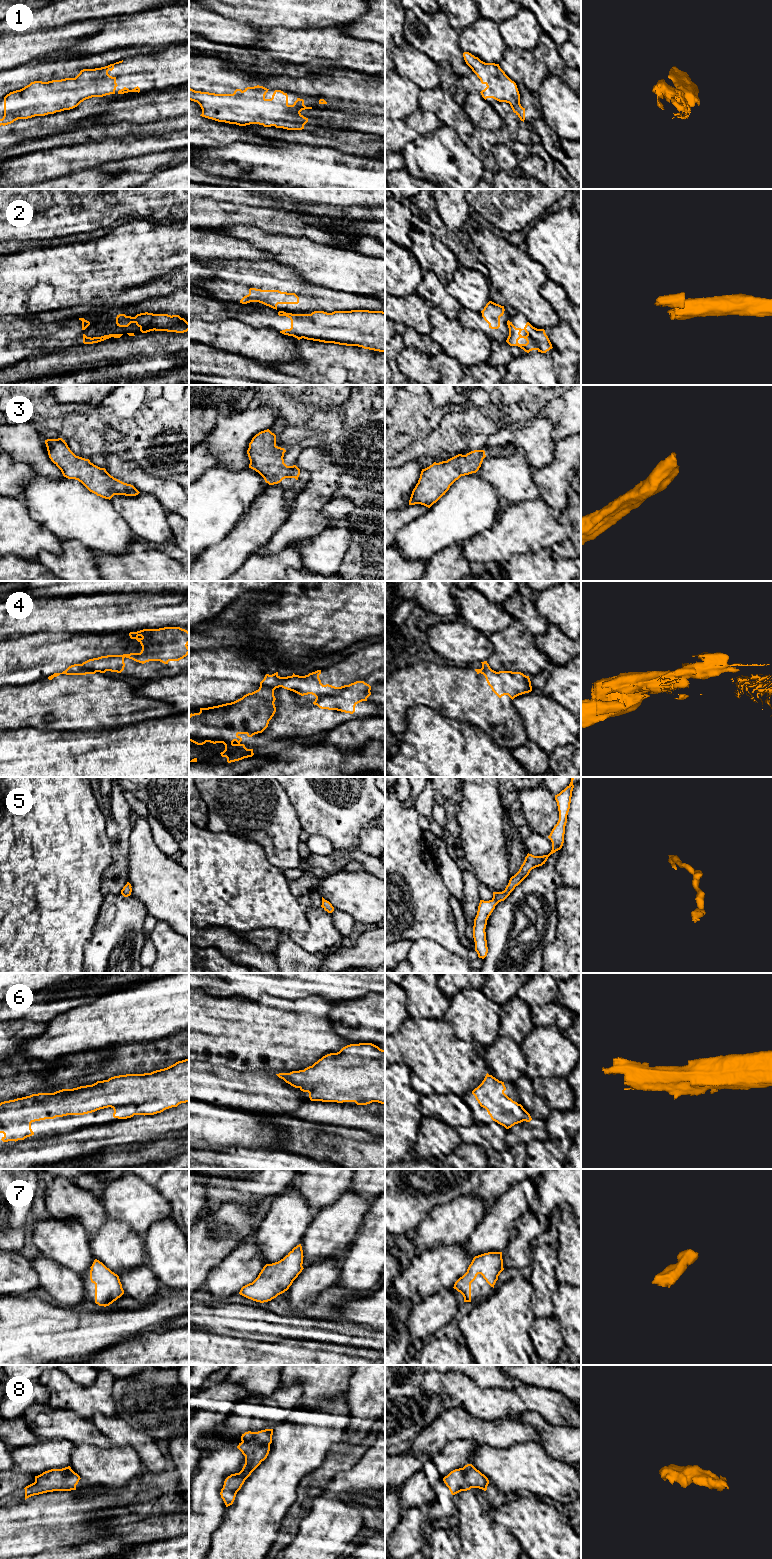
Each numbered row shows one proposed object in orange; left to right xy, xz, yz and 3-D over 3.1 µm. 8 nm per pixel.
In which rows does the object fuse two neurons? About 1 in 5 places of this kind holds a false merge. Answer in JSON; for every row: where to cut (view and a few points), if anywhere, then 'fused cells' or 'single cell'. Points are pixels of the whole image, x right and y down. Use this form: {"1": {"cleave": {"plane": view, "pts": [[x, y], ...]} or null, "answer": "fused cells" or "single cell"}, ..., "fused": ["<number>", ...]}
{"1": {"cleave": null, "answer": "single cell"}, "2": {"cleave": {"plane": "xy", "pts": [[82, 321], [88, 322]]}, "answer": "fused cells"}, "3": {"cleave": null, "answer": "single cell"}, "4": {"cleave": {"plane": "xz", "pts": [[289, 676], [283, 677], [280, 680], [280, 686]]}, "answer": "fused cells"}, "5": {"cleave": null, "answer": "single cell"}, "6": {"cleave": null, "answer": "single cell"}, "7": {"cleave": null, "answer": "single cell"}, "8": {"cleave": null, "answer": "single cell"}, "fused": ["2", "4"]}

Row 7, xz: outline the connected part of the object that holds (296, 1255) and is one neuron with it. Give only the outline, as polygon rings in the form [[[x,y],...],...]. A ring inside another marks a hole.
[[[299,1244],[280,1261],[266,1264],[258,1277],[243,1286],[239,1294],[260,1303],[271,1301],[287,1291],[302,1272],[303,1257],[302,1246]]]

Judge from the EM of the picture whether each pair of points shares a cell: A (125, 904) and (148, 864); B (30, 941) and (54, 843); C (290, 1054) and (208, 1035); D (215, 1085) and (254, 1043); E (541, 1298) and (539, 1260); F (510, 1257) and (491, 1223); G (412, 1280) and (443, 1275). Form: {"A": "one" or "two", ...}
{"A": "two", "B": "one", "C": "one", "D": "two", "E": "one", "F": "two", "G": "one"}

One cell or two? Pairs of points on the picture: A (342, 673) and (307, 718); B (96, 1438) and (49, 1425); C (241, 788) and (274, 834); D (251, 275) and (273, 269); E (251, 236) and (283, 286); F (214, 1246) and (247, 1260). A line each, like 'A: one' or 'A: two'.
A: one
B: one
C: one
D: one
E: two
F: two

